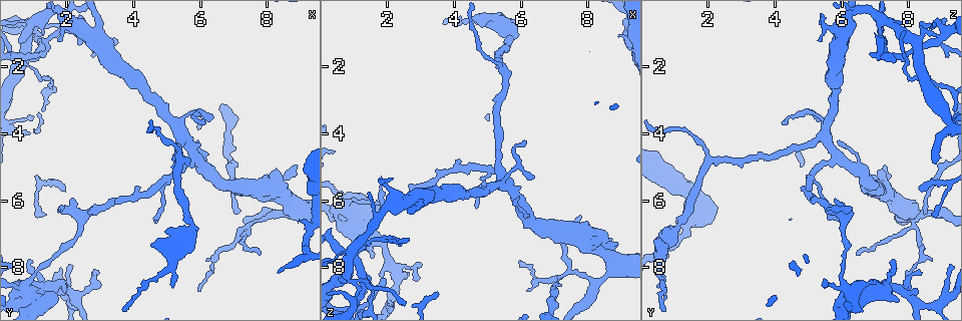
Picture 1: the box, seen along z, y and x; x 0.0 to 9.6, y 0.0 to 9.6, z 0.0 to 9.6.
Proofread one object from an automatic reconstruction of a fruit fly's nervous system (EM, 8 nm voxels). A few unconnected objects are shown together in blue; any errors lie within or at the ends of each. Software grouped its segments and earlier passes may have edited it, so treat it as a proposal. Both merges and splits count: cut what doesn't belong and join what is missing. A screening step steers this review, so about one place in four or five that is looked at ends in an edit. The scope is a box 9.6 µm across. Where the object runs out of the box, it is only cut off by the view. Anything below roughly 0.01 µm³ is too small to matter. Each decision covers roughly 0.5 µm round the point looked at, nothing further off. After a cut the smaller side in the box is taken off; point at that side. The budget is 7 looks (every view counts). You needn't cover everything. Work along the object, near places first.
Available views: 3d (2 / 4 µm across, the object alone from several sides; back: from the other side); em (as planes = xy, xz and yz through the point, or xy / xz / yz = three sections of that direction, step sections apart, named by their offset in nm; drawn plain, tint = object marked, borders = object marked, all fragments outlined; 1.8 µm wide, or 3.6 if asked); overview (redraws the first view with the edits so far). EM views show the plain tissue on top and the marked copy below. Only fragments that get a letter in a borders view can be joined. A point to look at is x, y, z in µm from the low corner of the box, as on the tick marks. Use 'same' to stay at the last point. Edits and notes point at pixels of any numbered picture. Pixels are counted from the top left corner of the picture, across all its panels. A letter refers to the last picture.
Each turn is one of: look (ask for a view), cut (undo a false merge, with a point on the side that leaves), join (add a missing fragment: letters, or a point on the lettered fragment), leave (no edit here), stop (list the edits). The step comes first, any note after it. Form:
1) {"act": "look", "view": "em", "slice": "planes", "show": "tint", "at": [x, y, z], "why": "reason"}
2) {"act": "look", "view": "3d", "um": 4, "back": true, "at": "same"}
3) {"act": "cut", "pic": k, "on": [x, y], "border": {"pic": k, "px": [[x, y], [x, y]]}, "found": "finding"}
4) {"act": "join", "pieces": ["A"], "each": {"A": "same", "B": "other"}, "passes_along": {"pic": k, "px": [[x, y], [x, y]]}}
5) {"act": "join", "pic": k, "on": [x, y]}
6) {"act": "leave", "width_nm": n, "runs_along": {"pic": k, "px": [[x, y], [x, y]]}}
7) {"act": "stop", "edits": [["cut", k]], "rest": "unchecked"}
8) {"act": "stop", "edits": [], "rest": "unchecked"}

{"act": "look", "view": "em", "slice": "xz", "step": 8, "show": "borders", "at": [8.95, 6.60, 1.10], "why": "free end"}

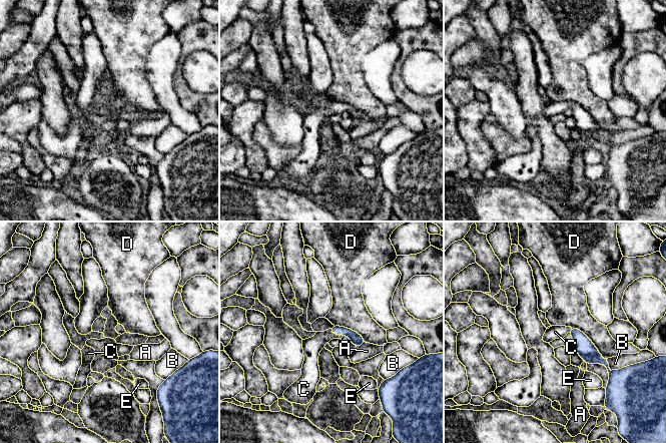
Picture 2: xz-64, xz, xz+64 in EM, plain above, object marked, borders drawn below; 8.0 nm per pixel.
{"act": "join", "pic": 2, "on": [312, 346], "each": {"A": "other", "B": "other", "C": "same", "D": "other", "E": "other"}, "passes_along": {"pic": 2, "px": [[356, 339], [337, 334], [312, 346]]}, "found": "it goes on there"}

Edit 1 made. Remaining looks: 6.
{"act": "look", "view": "em", "slice": "planes", "show": "borders", "at": [1.45, 8.70, 7.15], "why": "sudden change in width"}

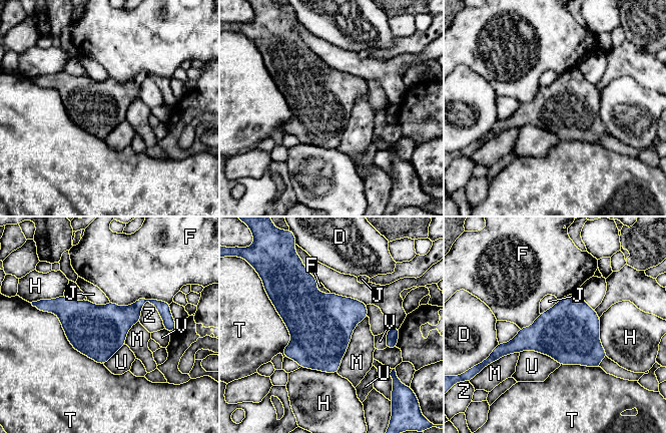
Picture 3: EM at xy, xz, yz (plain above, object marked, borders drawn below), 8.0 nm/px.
{"act": "leave", "width_nm": 420, "longest_contact_nm": ["T", 700], "each": {"D": "other", "F": "other", "H": "other", "J": "other", "M": "other", "T": "other", "U": "other", "V": "other", "Z": "other"}, "found": "continuous, no second cell"}

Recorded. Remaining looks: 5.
{"act": "look", "view": "3d", "um": 4, "at": [2.40, 1.35, 7.40], "why": "tapers out"}

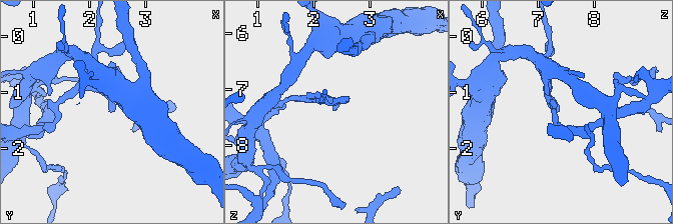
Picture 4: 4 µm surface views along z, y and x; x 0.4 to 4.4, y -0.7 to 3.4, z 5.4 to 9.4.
{"act": "look", "view": "em", "slice": "xz", "step": 8, "show": "tint", "at": [2.35, 1.30, 7.35], "why": "shape alone is not enough"}

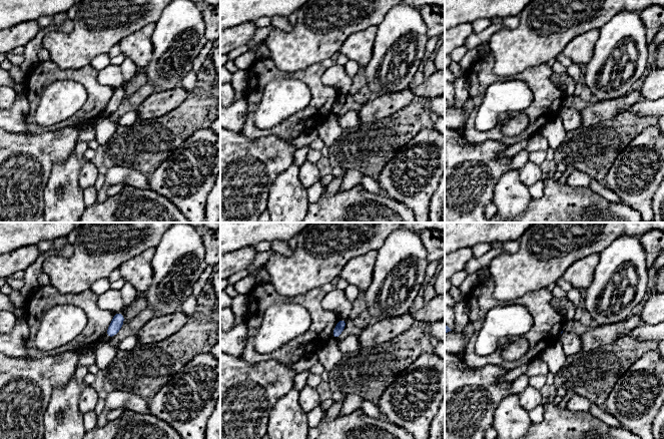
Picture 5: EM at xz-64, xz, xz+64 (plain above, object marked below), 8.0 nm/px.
{"act": "look", "view": "em", "slice": "xy", "step": 8, "show": "borders", "at": "same"}

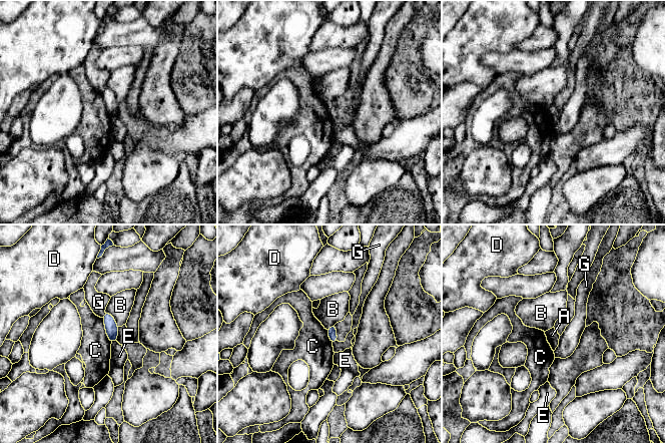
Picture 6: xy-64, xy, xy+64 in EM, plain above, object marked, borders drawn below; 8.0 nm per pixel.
{"act": "leave", "each": {"A": "other", "B": "other", "C": "other", "D": "other", "E": "other", "G": "other"}, "border": {"pic": 6, "px": [[102, 318], [106, 336], [111, 343]]}, "found": "no lettered fragment goes on from it"}

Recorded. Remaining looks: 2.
{"act": "stop", "edits": [["join", 2]], "rest": "unchecked"}

